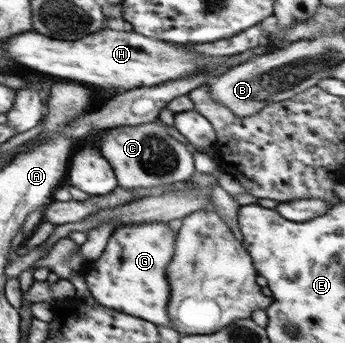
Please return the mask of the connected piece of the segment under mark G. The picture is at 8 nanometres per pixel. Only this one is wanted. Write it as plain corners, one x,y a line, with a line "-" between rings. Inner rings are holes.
167,221
115,228
99,259
85,265
86,287
99,305
149,321
155,326
171,327
169,320
169,282
165,269
175,251
175,235

